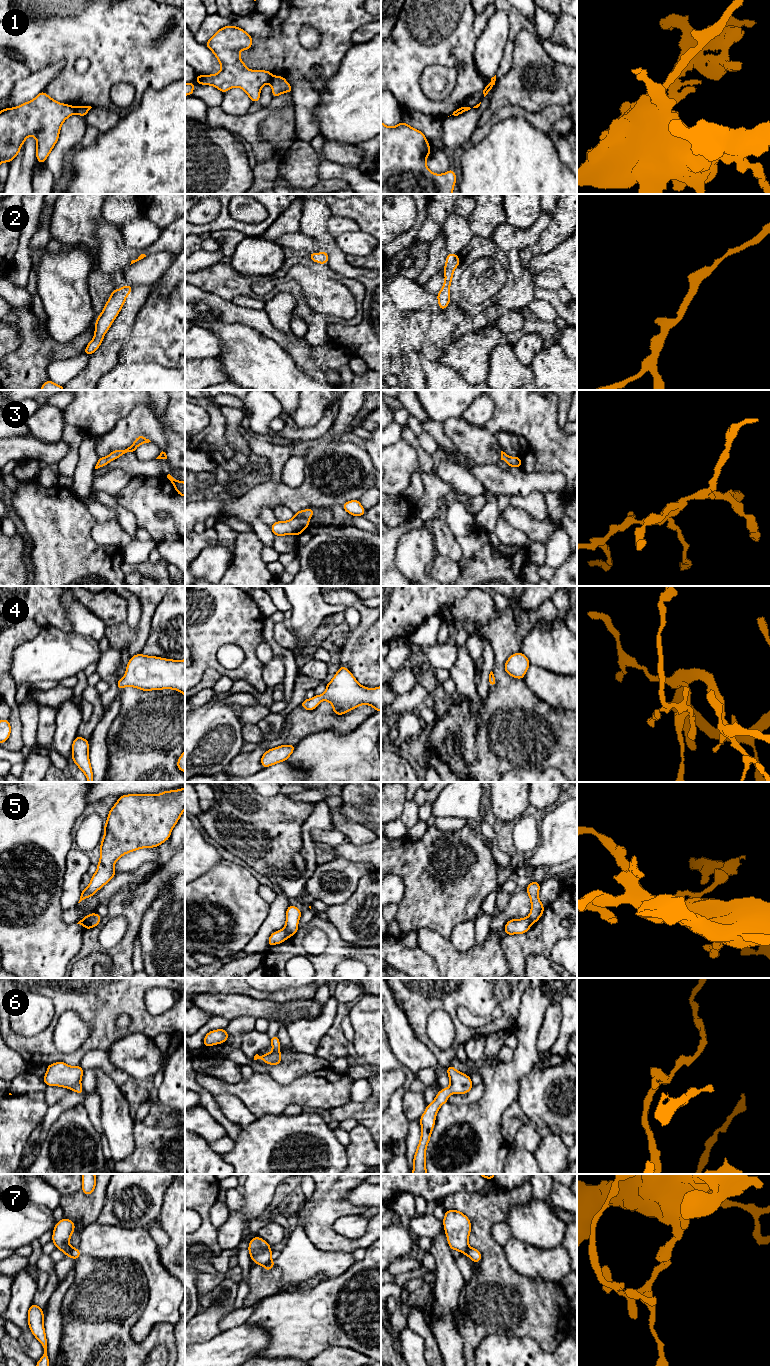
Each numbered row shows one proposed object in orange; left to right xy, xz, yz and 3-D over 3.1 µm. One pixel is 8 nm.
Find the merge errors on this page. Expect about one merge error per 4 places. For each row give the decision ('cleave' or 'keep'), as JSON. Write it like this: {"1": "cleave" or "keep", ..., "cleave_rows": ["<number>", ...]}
{"1": "cleave", "2": "keep", "3": "keep", "4": "keep", "5": "cleave", "6": "keep", "7": "cleave", "cleave_rows": ["1", "5", "7"]}

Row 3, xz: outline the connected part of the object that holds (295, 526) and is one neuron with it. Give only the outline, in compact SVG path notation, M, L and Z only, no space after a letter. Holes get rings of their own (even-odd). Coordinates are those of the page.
M314 509L296 511L295 516L288 521L276 521L270 529L275 536L296 535L299 536L310 526L309 519L313 516Z

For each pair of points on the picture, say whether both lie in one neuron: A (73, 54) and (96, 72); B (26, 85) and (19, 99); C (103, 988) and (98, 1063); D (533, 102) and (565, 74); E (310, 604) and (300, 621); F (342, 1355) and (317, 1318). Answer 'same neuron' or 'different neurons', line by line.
A: same neuron
B: same neuron
C: different neurons
D: same neuron
E: same neuron
F: different neurons

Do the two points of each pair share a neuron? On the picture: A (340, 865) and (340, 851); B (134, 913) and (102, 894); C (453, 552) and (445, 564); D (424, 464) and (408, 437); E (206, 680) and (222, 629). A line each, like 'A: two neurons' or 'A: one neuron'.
A: two neurons
B: two neurons
C: two neurons
D: one neuron
E: two neurons

